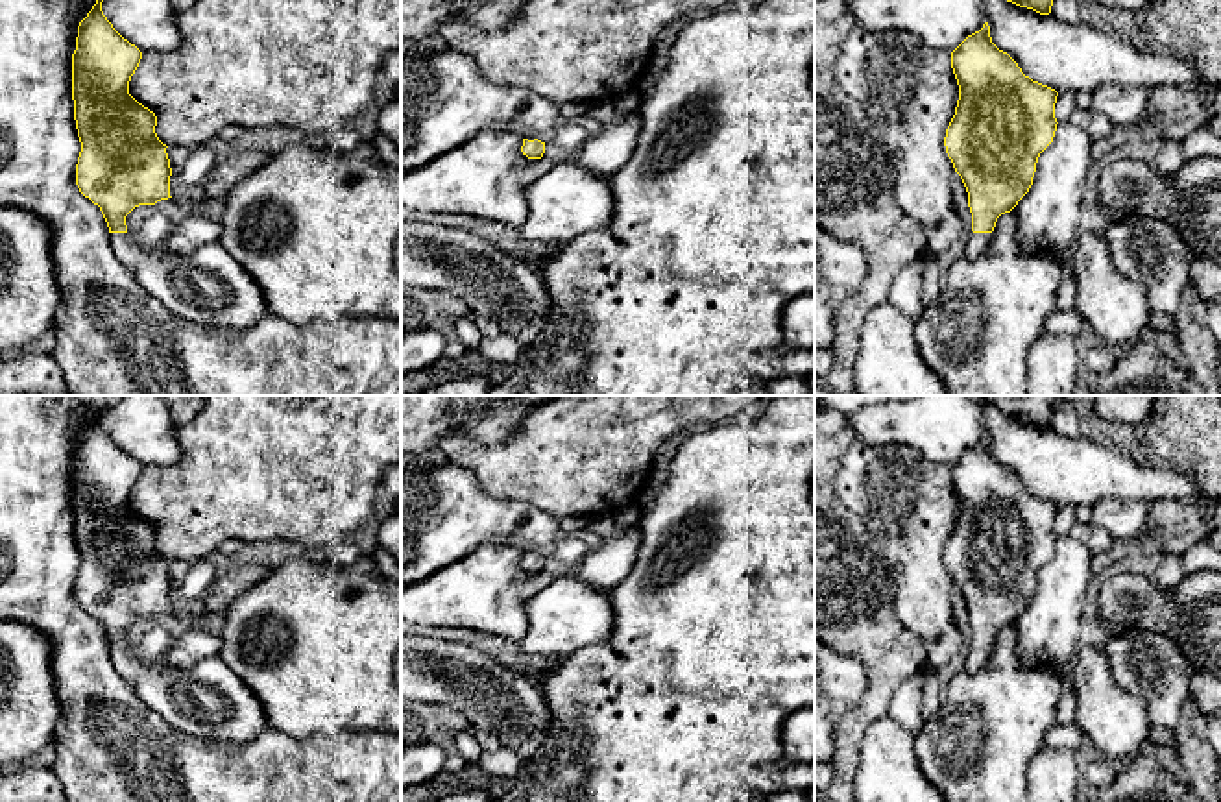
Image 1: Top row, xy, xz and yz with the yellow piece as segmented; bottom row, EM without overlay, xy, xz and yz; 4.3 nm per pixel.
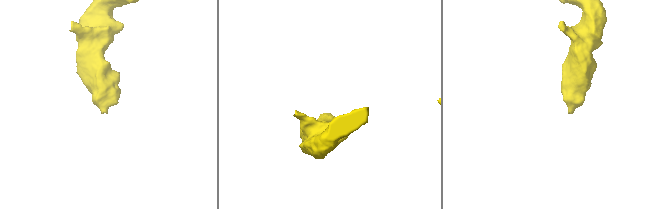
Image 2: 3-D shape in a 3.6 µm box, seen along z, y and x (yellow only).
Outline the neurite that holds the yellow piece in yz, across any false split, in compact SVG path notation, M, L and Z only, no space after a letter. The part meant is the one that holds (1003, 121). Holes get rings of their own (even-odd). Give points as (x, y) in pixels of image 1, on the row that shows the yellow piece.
M988 22L951 52L951 68L959 100L944 146L968 192L972 233L962 255L972 261L985 251L997 218L1010 213L1029 192L1038 157L1053 142L1057 131L1058 92L1033 81L1007 52L994 44Z

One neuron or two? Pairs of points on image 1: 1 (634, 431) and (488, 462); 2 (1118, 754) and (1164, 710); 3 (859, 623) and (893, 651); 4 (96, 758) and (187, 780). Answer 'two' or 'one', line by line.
1: one
2: one
3: one
4: one

